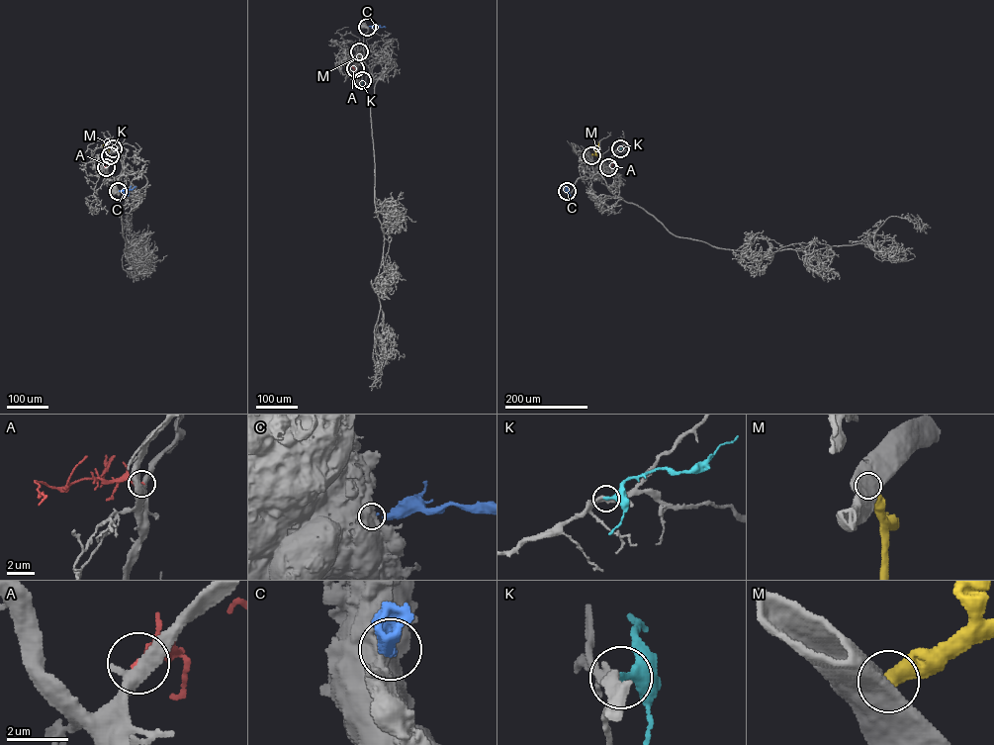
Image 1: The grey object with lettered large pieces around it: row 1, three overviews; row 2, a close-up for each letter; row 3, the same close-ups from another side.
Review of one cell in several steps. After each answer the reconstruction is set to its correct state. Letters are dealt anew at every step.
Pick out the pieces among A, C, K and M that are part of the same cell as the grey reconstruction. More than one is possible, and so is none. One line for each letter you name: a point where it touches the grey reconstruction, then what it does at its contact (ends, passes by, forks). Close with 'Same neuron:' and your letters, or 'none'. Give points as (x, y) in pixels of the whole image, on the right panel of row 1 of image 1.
Same neuron: none

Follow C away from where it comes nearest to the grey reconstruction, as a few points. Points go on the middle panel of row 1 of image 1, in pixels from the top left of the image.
C: (367, 27), (385, 28)

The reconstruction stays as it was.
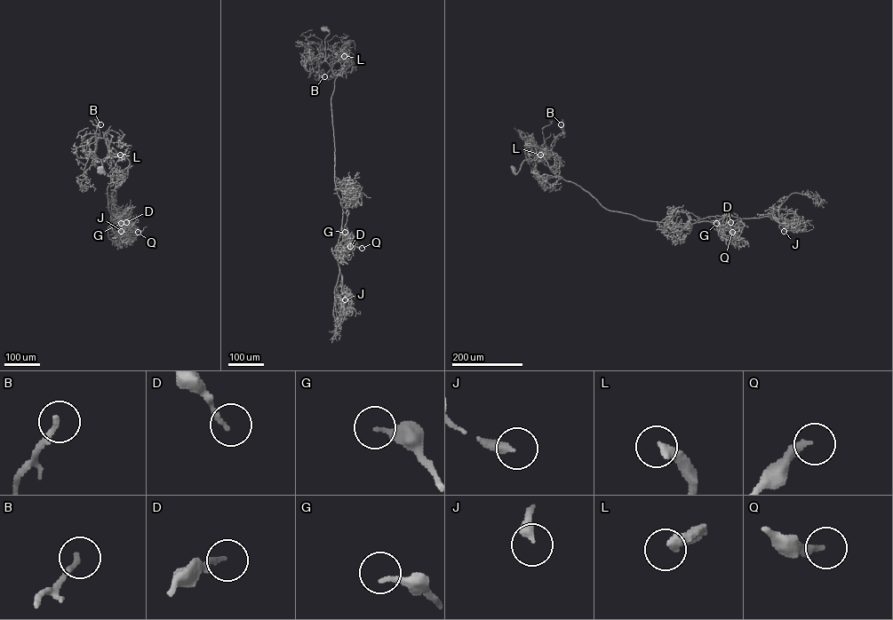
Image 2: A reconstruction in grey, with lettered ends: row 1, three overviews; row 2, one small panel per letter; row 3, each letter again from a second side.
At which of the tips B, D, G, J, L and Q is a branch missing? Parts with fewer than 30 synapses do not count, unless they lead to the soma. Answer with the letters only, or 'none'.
none

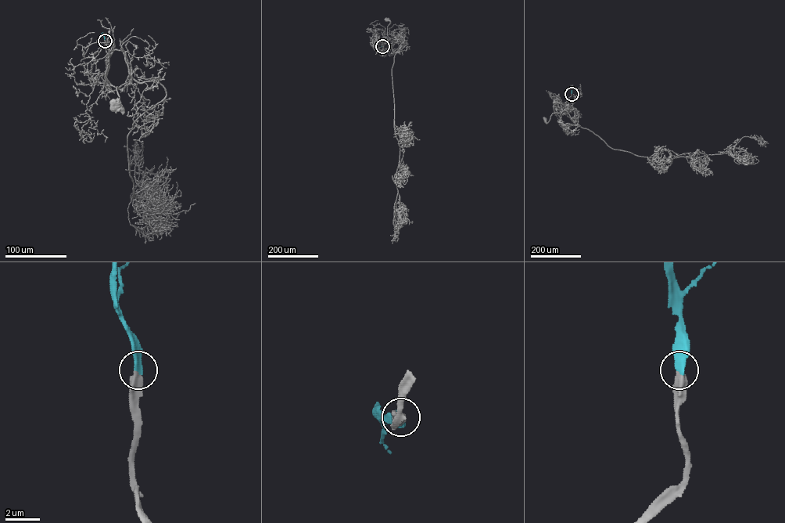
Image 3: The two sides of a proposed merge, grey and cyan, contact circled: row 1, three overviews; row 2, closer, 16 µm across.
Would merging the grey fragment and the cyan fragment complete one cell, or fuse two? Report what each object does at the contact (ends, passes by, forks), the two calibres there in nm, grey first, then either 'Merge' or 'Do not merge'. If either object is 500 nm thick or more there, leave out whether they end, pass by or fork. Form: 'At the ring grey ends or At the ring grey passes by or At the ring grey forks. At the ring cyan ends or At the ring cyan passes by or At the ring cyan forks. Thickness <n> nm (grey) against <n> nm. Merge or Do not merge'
Thickness 500 nm (grey) against 380 nm. Merge

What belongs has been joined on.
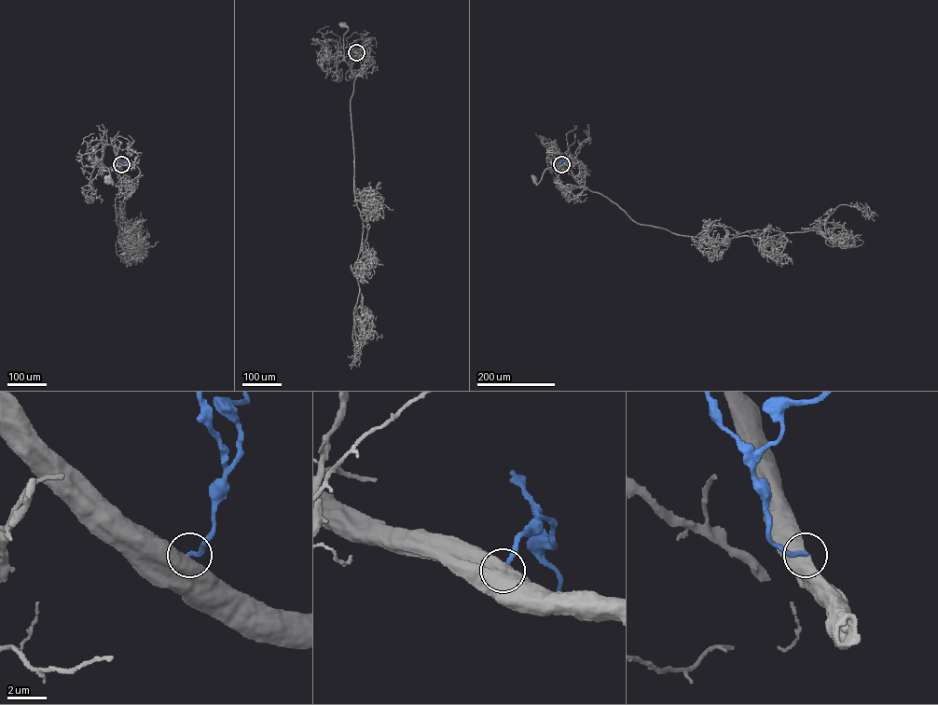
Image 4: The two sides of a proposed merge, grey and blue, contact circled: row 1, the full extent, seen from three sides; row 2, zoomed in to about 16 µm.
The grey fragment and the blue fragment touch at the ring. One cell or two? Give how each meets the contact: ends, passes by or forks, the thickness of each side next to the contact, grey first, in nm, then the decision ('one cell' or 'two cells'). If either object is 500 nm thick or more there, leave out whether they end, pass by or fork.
650 nm thick on the grey side, 220 nm on the other; one cell

